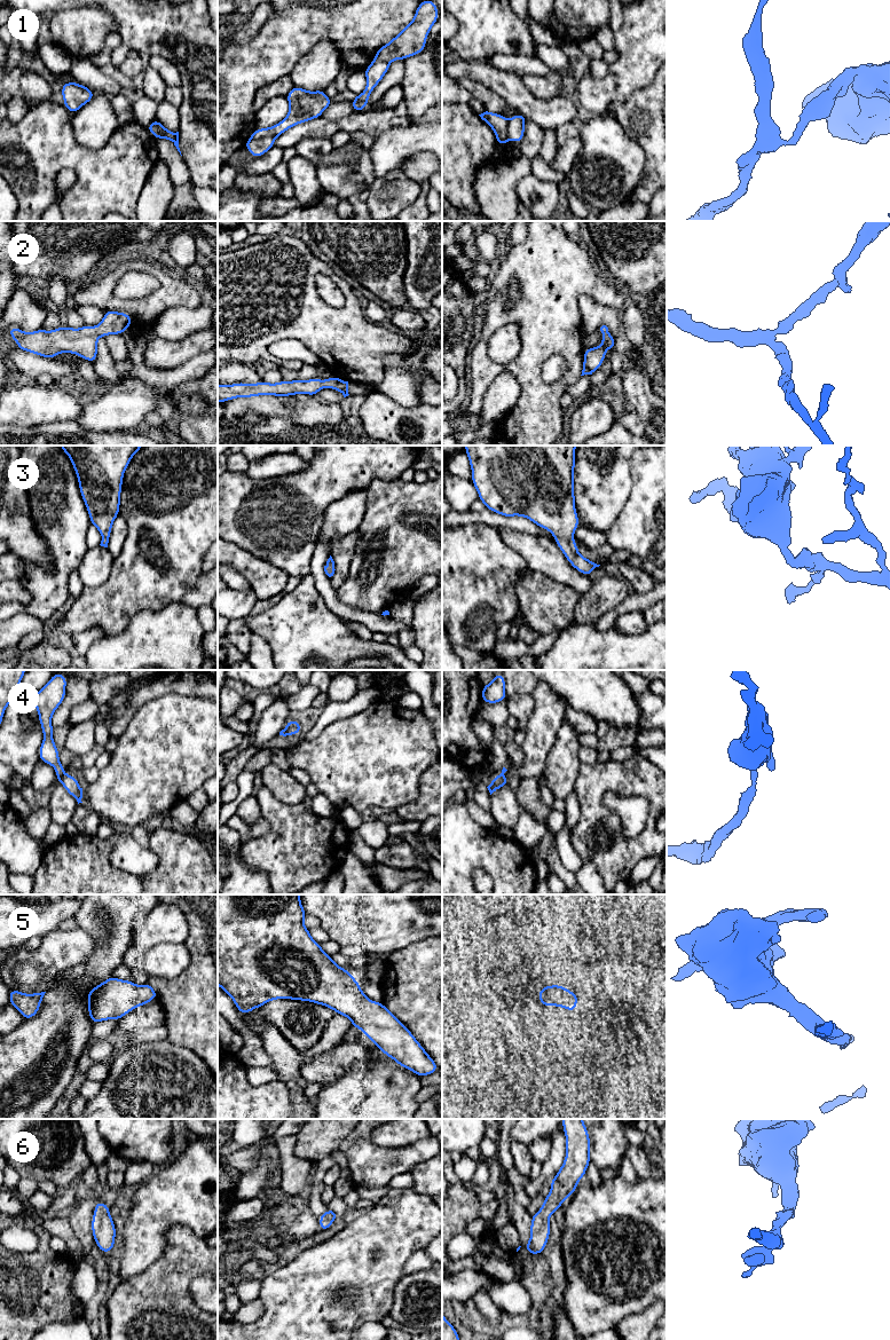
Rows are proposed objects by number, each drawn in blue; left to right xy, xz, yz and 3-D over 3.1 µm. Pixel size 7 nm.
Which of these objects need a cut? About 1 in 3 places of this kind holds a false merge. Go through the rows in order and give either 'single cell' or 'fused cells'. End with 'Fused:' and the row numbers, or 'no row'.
1: fused cells
2: single cell
3: single cell
4: fused cells
5: single cell
6: single cell
Fused: 1, 4

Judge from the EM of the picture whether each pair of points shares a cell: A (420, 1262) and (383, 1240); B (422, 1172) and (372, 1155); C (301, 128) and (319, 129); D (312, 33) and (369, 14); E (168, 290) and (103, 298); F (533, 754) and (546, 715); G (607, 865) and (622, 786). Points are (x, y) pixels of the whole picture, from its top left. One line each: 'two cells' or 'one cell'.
A: two cells
B: two cells
C: one cell
D: one cell
E: one cell
F: one cell
G: one cell

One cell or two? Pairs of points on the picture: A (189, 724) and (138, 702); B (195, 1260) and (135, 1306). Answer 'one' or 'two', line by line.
A: two
B: one

